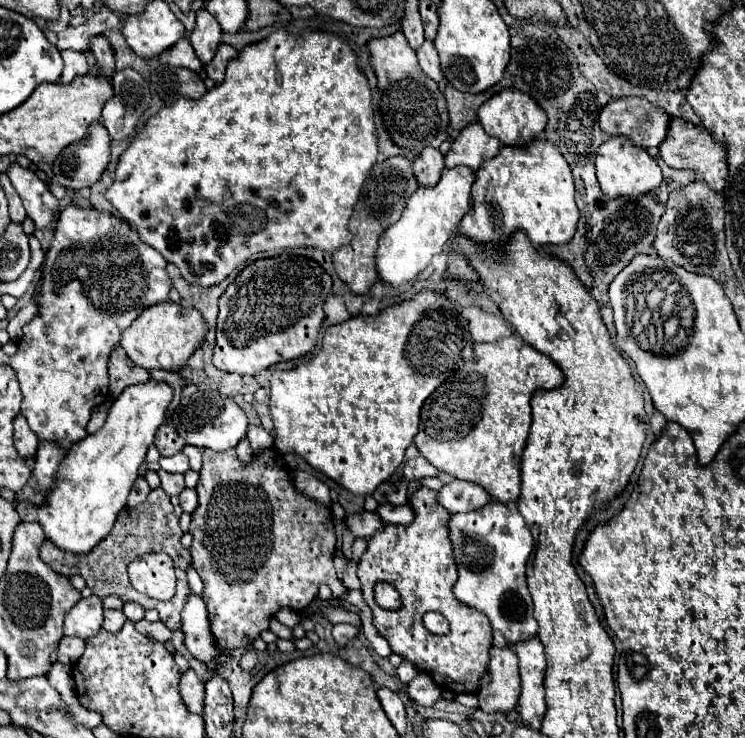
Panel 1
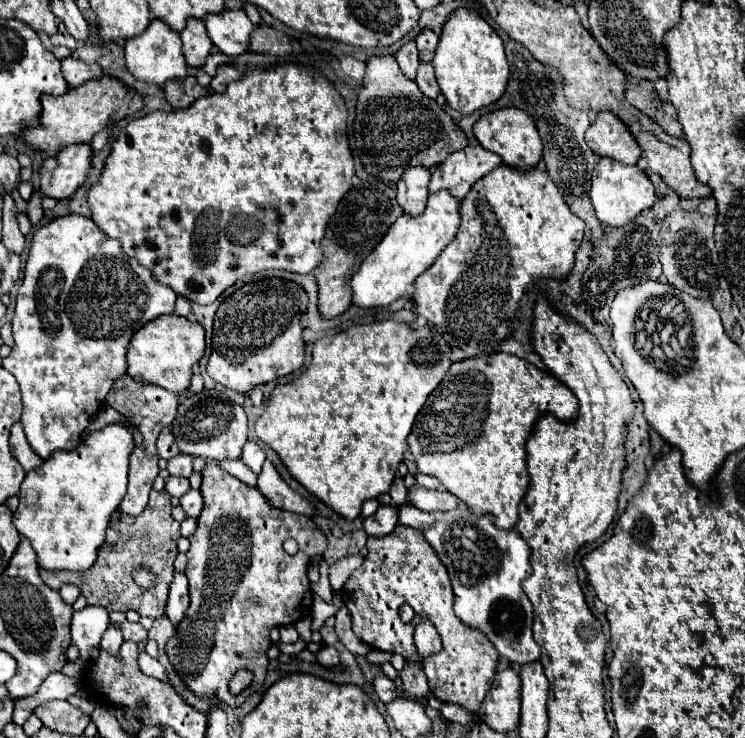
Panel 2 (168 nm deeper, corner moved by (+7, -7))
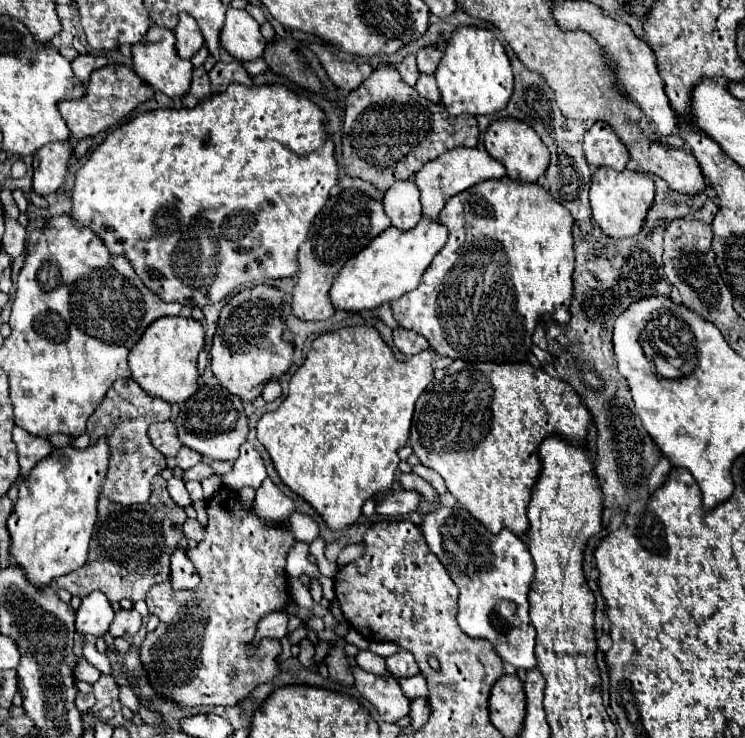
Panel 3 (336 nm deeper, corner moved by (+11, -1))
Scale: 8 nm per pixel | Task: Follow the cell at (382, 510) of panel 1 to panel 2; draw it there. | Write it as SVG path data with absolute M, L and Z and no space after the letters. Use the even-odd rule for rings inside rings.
M402 505L398 523L420 529L434 547L448 569L456 595L454 611L462 623L480 629L512 665L528 665L540 659L540 647L532 639L532 603L520 587L522 579L530 575L530 547L516 531L496 529L488 515L476 517L466 507L424 513Z

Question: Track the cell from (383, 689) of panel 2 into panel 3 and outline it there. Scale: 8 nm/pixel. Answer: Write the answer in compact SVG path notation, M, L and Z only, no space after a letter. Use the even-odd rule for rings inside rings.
M366 649L366 651L360 651L360 653L356 655L356 665L358 665L360 669L368 671L368 673L374 673L374 675L378 675L378 677L384 677L384 675L388 675L386 661L384 661L380 655L372 653L370 649Z

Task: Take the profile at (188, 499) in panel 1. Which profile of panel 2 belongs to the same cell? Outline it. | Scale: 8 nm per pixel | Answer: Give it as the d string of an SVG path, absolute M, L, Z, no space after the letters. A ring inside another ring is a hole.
M190 489L186 495L180 497L180 505L182 509L188 513L188 517L198 517L202 507L204 507L204 499L202 499L202 493L196 491L196 489Z

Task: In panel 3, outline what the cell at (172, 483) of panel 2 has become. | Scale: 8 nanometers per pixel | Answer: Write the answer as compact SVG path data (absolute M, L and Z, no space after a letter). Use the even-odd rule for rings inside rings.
M198 463L198 465L190 467L188 471L184 471L182 481L192 481L192 479L200 481L200 479L204 479L204 477L210 477L212 473L214 473L214 471L210 469L210 465L206 465L206 463Z

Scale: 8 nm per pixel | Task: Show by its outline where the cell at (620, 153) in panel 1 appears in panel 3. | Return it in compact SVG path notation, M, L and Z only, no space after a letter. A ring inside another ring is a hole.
M598 167L596 173L592 175L592 187L590 187L592 217L600 225L600 229L614 239L636 235L644 223L646 211L650 209L652 201L654 201L654 181L644 173Z

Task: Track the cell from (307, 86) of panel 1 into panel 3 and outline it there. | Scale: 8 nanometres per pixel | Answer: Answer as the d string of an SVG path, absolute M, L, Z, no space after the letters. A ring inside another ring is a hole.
M232 83L224 93L200 99L198 105L192 109L154 109L138 113L128 123L122 123L118 125L118 129L108 133L108 137L94 149L90 159L76 173L70 215L78 223L100 235L100 239L106 241L110 253L124 255L132 263L144 285L148 285L164 301L178 301L188 307L206 307L220 301L236 285L244 285L254 279L294 277L298 273L298 247L306 241L314 217L330 199L330 189L338 183L338 163L334 155L334 145L326 145L326 127L326 113L308 97L298 95L284 85L244 87L240 83Z

